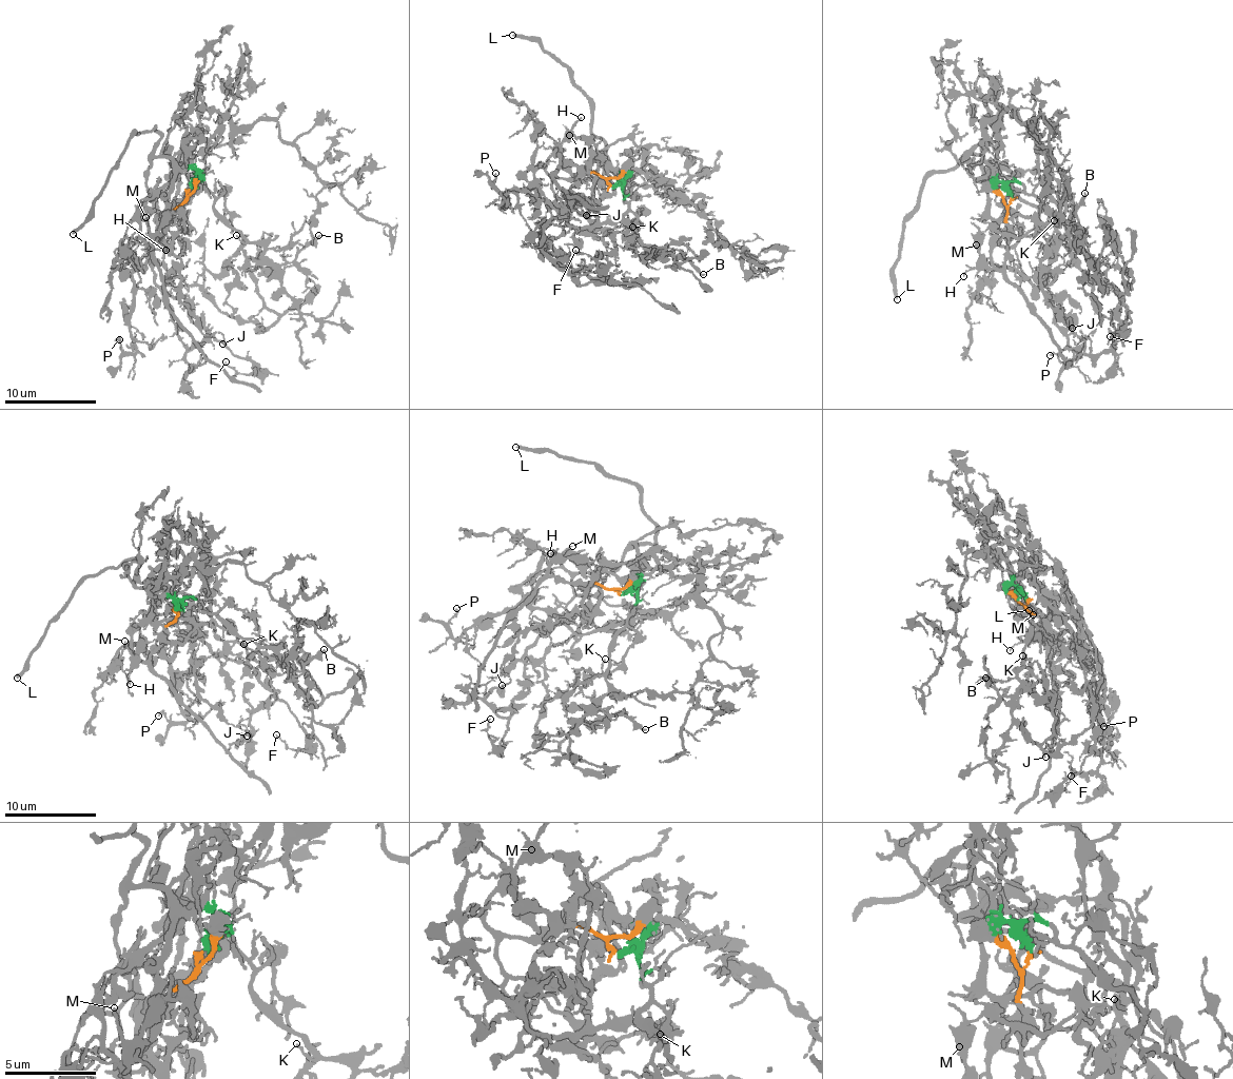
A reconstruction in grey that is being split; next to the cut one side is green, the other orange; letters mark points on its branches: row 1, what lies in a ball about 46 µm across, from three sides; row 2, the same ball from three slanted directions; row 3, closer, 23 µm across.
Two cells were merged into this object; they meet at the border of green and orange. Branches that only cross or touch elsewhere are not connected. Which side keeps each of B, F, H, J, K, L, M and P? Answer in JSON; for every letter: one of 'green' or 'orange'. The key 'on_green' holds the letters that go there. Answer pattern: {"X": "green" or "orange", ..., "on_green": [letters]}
{"B": "green", "F": "green", "H": "orange", "J": "green", "K": "green", "L": "green", "M": "orange", "P": "green", "on_green": ["B", "F", "J", "K", "L", "P"]}

